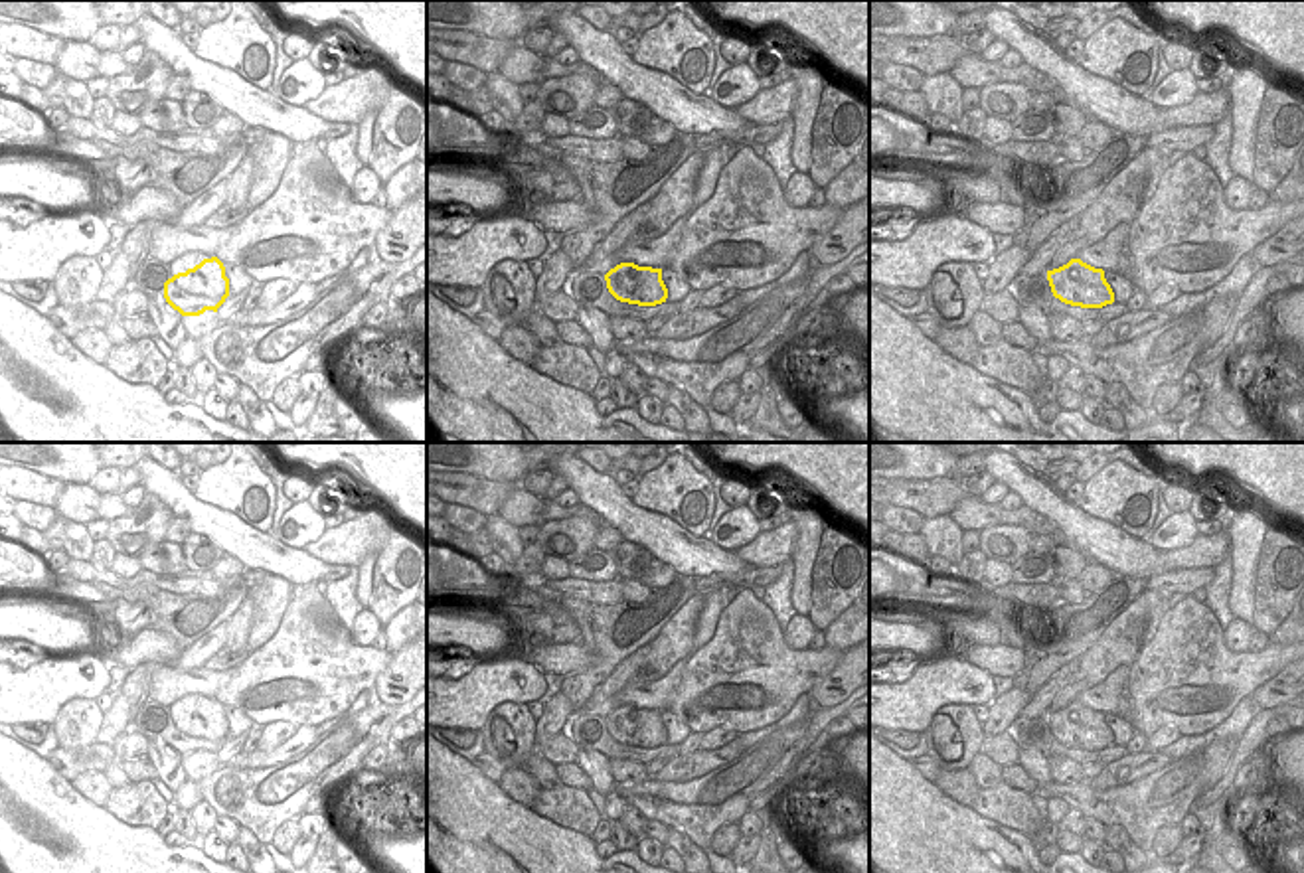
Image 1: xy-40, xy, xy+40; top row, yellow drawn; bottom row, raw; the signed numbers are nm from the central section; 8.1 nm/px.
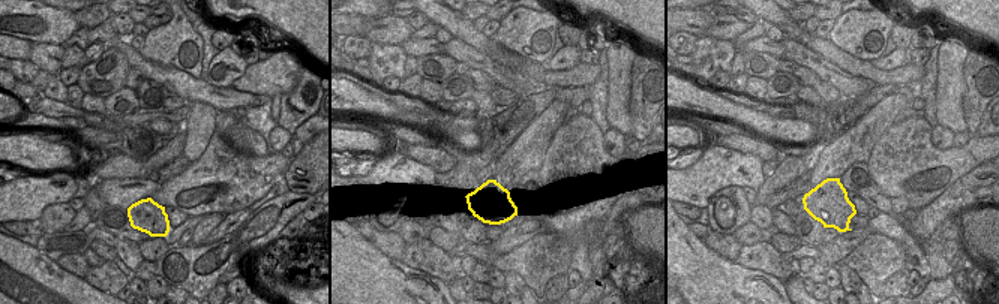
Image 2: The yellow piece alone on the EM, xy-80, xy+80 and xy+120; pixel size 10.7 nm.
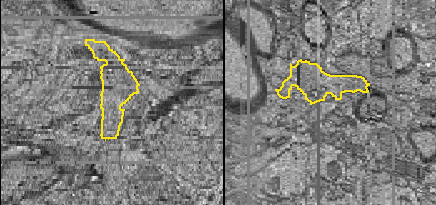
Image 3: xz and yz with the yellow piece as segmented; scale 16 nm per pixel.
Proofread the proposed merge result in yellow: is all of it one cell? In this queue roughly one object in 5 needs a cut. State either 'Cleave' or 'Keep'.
Keep.

